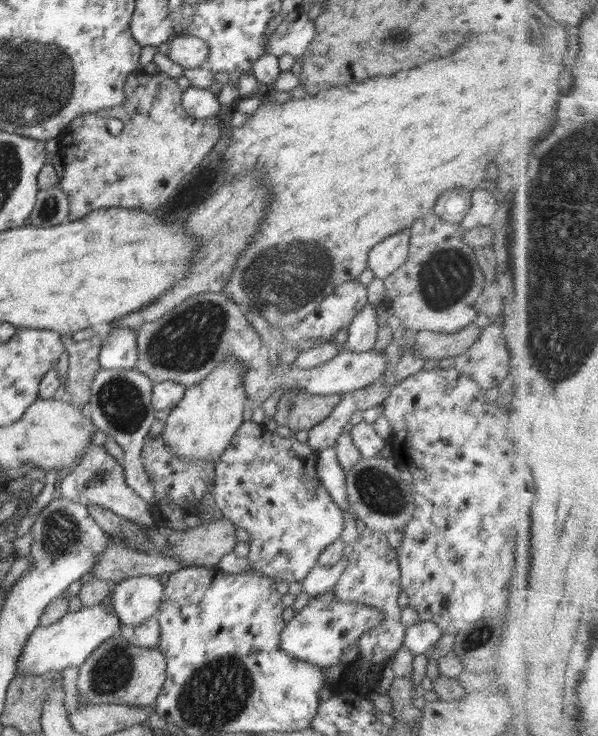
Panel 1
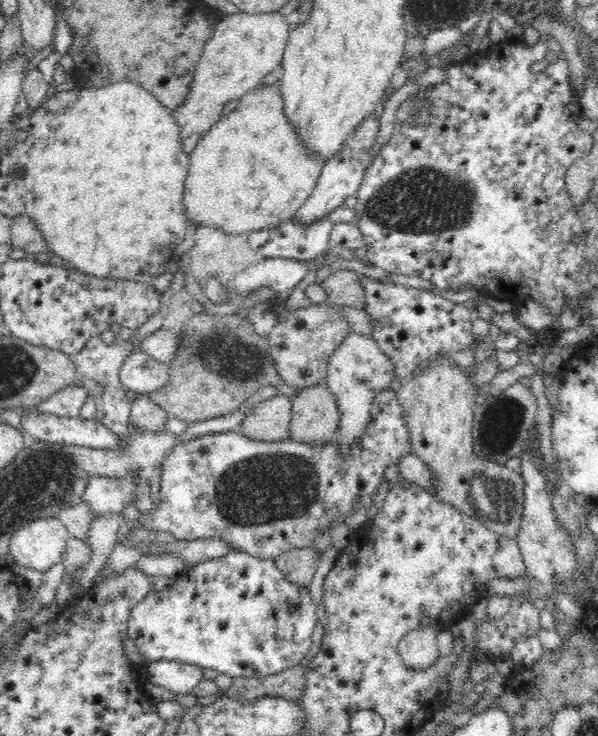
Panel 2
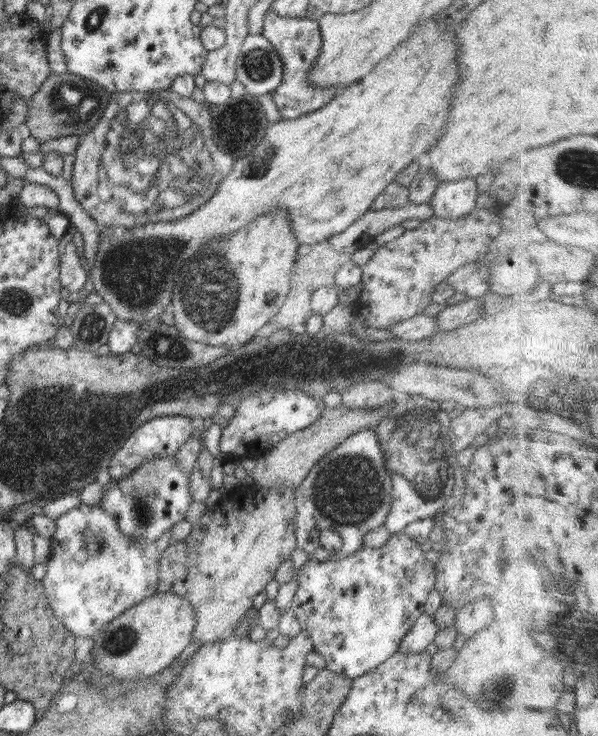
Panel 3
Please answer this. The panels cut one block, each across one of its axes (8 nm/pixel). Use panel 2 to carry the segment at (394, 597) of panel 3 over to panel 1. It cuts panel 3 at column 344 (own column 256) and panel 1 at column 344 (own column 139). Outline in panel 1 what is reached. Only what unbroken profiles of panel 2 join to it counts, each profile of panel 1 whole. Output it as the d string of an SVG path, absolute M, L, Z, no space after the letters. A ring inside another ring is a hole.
M333 590L312 596L310 604L304 606L285 624L280 636L281 648L292 658L308 662L316 667L327 668L338 662L348 646L355 644L360 636L375 628L384 620L380 610L358 604L338 601Z

